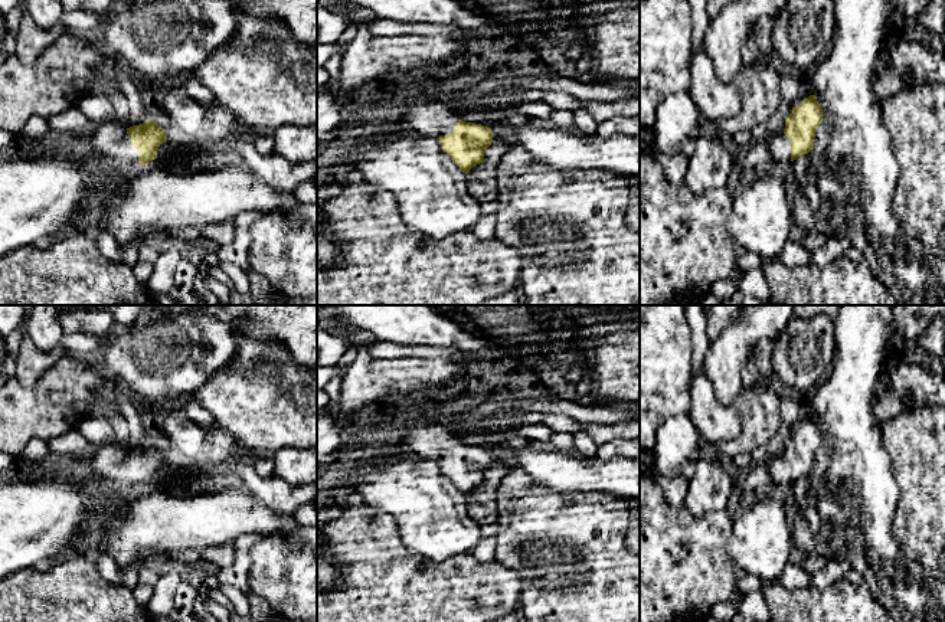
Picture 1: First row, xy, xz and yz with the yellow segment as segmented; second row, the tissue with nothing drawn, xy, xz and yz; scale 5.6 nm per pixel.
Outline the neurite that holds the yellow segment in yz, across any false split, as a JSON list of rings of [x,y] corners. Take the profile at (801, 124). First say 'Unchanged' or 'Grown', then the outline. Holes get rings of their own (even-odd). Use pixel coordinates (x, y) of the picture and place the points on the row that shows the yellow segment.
Grown. [[[810,95],[792,108],[785,120],[785,128],[765,140],[771,154],[771,166],[782,168],[800,156],[808,154],[814,147],[815,132],[823,117],[815,95]]]

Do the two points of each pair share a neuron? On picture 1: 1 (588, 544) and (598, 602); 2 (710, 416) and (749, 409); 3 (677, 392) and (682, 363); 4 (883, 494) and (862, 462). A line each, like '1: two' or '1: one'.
1: one
2: two
3: one
4: one

